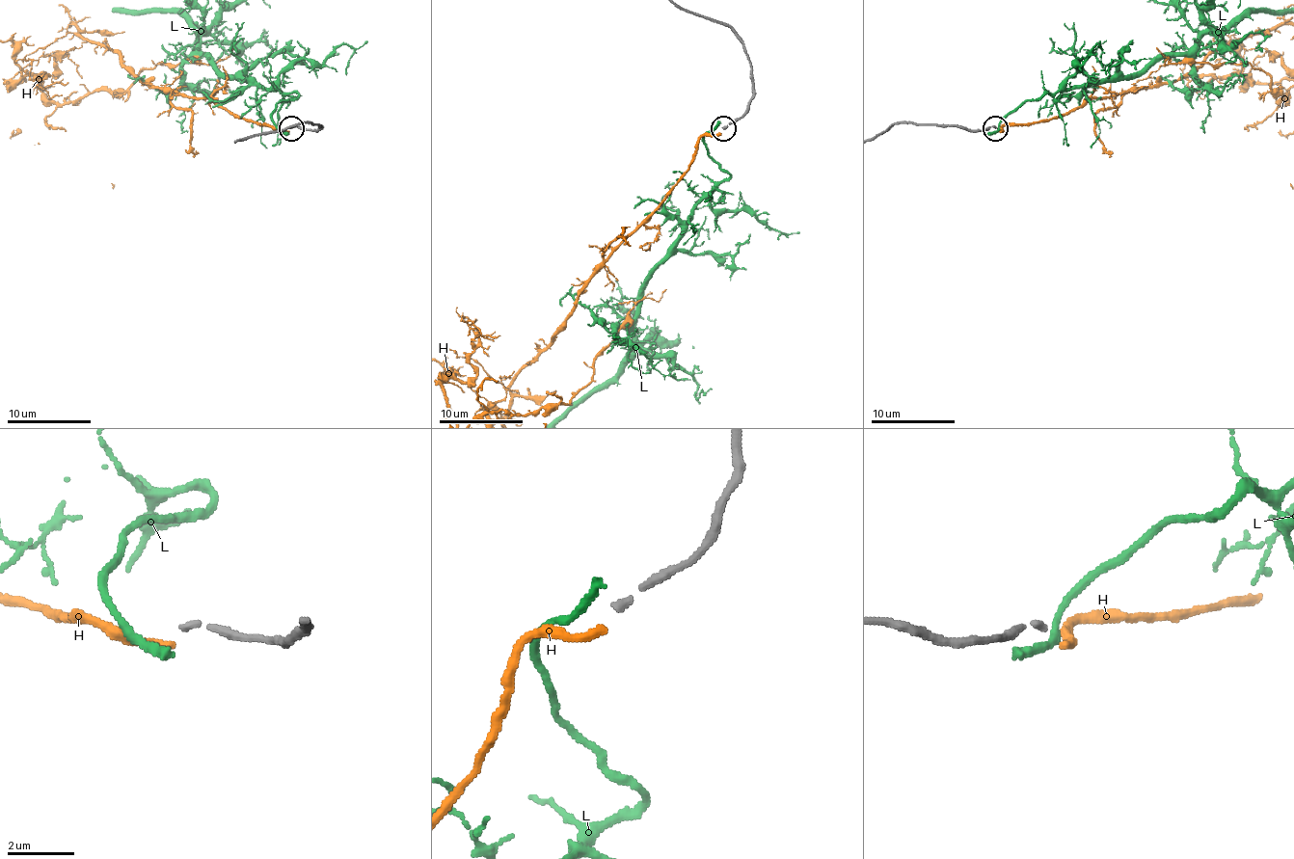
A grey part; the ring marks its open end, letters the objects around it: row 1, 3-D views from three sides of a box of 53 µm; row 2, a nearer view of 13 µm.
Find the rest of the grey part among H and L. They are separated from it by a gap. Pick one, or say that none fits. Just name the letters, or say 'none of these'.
none of these

